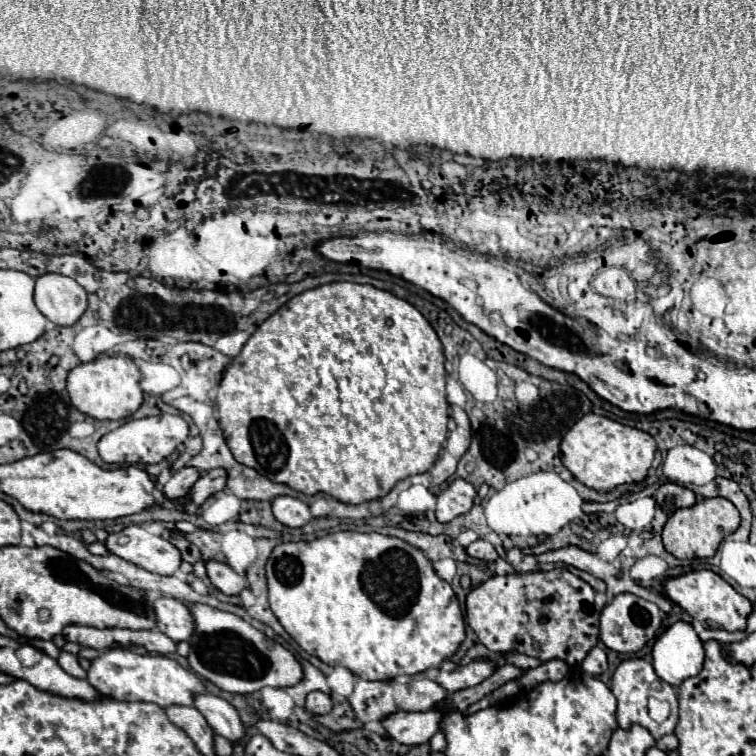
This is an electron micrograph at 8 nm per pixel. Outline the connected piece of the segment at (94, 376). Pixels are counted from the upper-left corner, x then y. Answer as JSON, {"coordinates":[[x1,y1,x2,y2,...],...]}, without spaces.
{"coordinates":[[103,356,95,358,95,362,77,364,67,376,67,392,77,410,97,420,123,420,143,404,139,368,131,358,125,356]]}

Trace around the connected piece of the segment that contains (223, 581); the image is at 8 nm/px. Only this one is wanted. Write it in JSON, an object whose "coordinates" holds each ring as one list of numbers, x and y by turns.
{"coordinates":[[207,560,207,562,205,562,205,568,207,568,207,576,209,576,209,580,213,582,213,586,219,588,219,590,221,590,223,594,227,594,227,596,239,594,239,592,247,586,245,576,235,574,235,570,231,570,231,566,227,566,225,562]]}

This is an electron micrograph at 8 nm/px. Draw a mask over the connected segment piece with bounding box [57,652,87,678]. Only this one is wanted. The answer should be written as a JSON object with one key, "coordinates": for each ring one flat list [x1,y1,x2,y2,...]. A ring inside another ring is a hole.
{"coordinates":[[61,652,59,658,57,658,57,662,59,662,59,666,61,666,67,674,71,674,71,676,75,676,75,678,85,678,85,676,87,676,87,672,79,666,77,656,73,656,73,654,69,654,69,652]]}

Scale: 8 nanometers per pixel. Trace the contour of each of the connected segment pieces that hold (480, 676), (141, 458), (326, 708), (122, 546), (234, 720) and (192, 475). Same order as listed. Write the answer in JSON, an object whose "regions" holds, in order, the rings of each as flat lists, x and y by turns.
{"regions":[[[475,660,467,666,457,666,453,672,441,672,437,676,437,684,443,686,449,694,469,688,469,686,477,686,479,682,483,682,485,678,489,678,495,672,495,664,491,660]],[[159,414,139,420,129,420,123,426,107,432,99,440,99,454,109,464,157,464,171,456,175,448,189,436,189,426,179,414]],[[311,692,307,696,307,704,305,704,307,712,311,712,311,714,329,714,331,706,333,706,331,696,325,692]],[[127,526,117,534,109,534,103,544,111,554,115,554,127,562,133,562,149,572,161,574,161,576,173,576,181,564,181,554,169,540,165,540,161,536,153,536,147,530,143,530,141,526]],[[209,692,195,694,193,706,205,716,205,720,213,728,213,732,225,736,229,742,235,742,245,734,245,726,239,718,237,710,223,698,209,694]],[[185,466,185,468,181,468,179,472,175,472,173,474,173,478,165,484,165,496,167,498,181,498,181,496,185,496,189,490,191,490,191,486,199,480,199,476,201,476,201,472,199,470,195,470,193,466]]]}

